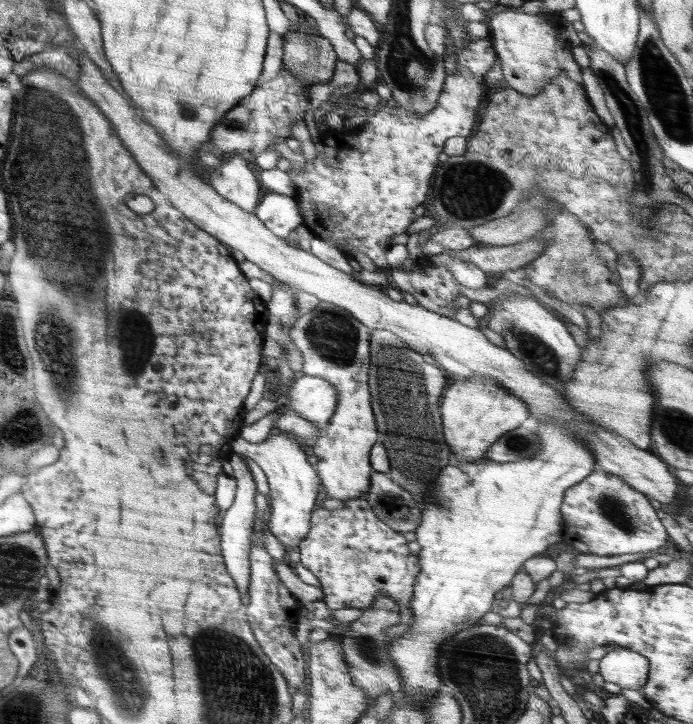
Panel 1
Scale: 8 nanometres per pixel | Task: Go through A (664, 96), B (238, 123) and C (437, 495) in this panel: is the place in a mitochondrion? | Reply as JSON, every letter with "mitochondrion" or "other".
{"A":"mitochondrion","B":"mitochondrion","C":"mitochondrion"}

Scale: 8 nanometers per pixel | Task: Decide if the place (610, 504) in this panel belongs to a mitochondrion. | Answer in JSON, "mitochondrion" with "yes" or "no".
{"mitochondrion":"yes"}

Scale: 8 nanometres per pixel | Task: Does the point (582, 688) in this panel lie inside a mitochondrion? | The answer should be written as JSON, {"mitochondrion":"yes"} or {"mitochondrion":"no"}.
{"mitochondrion":"no"}

